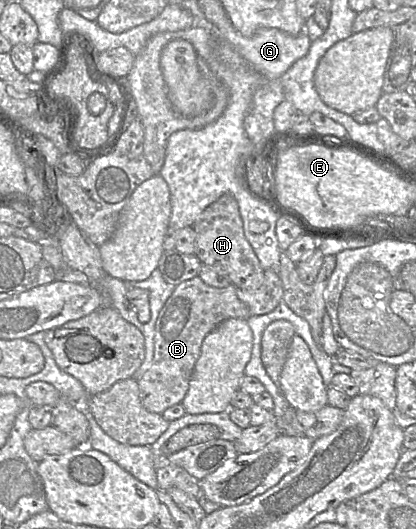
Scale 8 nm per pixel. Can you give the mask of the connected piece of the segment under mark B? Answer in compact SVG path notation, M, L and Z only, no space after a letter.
M197 276L177 285L156 321L152 366L138 381L144 408L152 413L163 414L168 408L182 403L206 335L227 319L247 320L249 317L251 312L237 297L233 284L215 288L206 285Z

